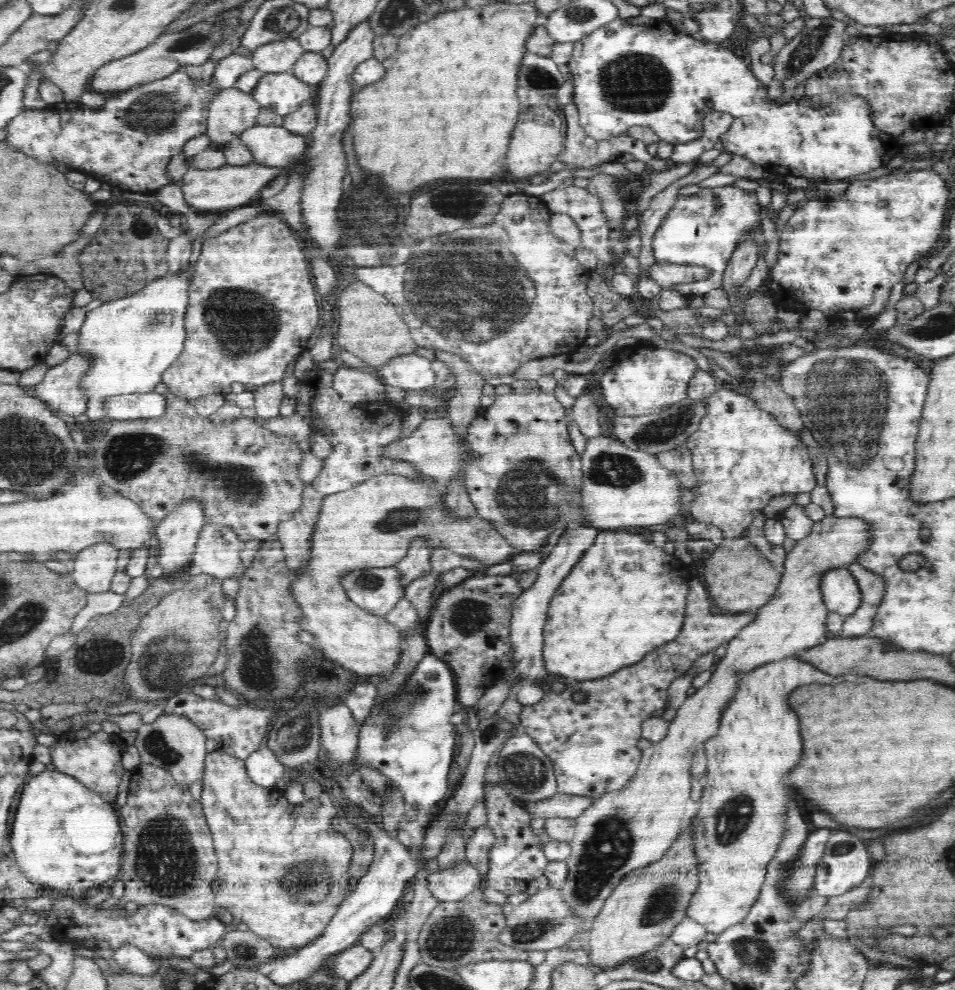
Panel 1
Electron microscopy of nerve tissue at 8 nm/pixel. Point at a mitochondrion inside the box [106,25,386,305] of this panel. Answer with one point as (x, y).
(156, 112)

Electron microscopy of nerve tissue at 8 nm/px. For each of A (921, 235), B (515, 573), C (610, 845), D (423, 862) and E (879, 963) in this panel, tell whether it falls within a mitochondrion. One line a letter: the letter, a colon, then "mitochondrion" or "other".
A: other
B: other
C: mitochondrion
D: other
E: other

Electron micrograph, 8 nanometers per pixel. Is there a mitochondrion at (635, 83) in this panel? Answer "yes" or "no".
yes

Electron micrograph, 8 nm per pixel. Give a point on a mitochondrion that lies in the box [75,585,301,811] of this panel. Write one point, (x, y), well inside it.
(167, 653)

